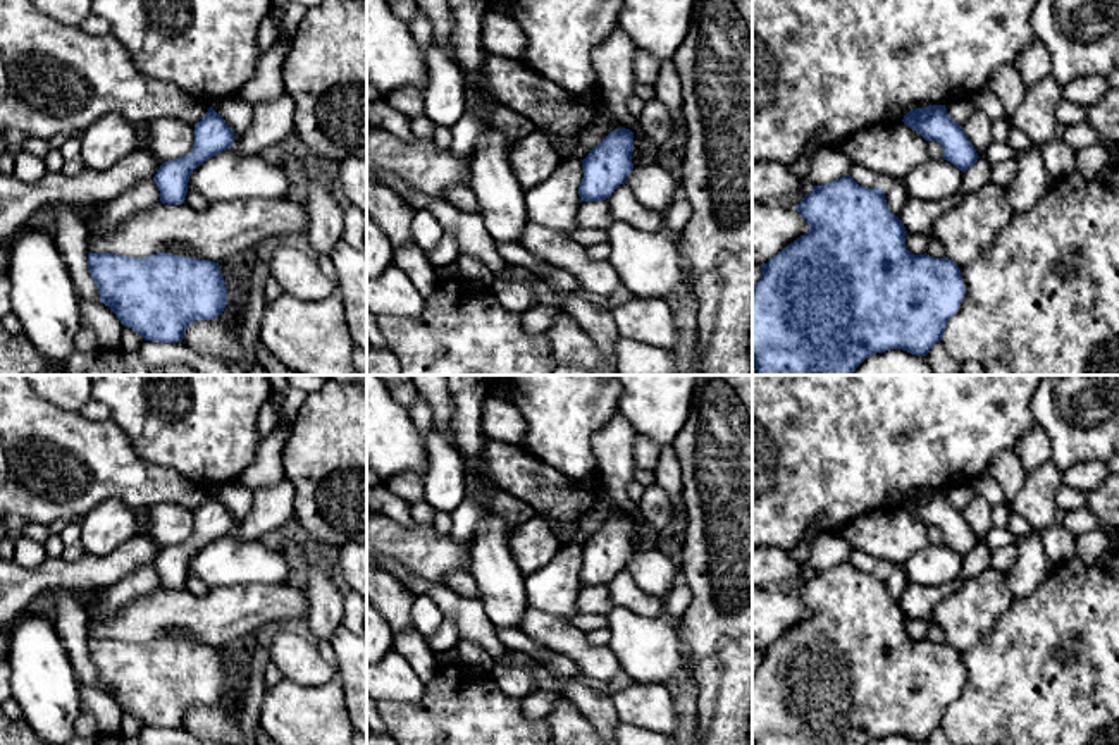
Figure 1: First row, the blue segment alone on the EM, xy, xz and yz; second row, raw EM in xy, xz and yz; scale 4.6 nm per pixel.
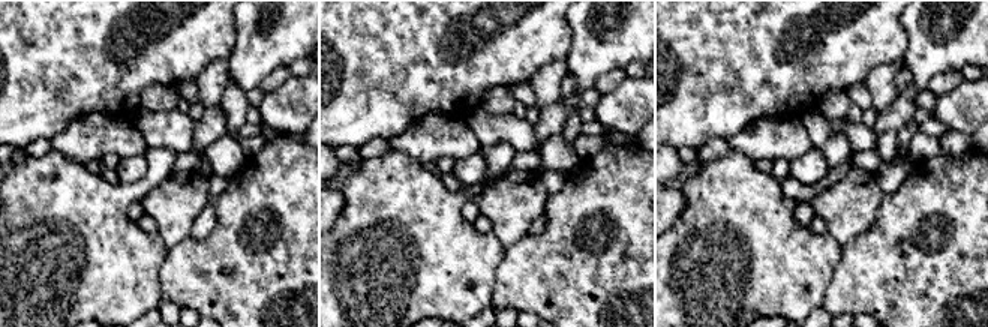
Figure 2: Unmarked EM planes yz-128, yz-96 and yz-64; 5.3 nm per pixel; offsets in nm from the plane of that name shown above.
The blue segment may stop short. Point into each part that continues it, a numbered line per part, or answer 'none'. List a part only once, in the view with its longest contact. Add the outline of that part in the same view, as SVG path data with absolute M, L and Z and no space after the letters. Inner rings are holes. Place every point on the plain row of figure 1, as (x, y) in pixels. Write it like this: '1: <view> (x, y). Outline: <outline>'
none

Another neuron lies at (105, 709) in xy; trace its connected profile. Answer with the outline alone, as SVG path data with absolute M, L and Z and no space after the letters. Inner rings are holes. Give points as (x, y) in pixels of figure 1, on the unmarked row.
M81 687L81 709L90 711L98 726L98 735L121 735L122 709L117 700L102 688Z

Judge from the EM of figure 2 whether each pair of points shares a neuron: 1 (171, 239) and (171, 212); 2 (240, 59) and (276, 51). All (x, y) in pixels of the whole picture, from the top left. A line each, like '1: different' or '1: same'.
1: same
2: same

